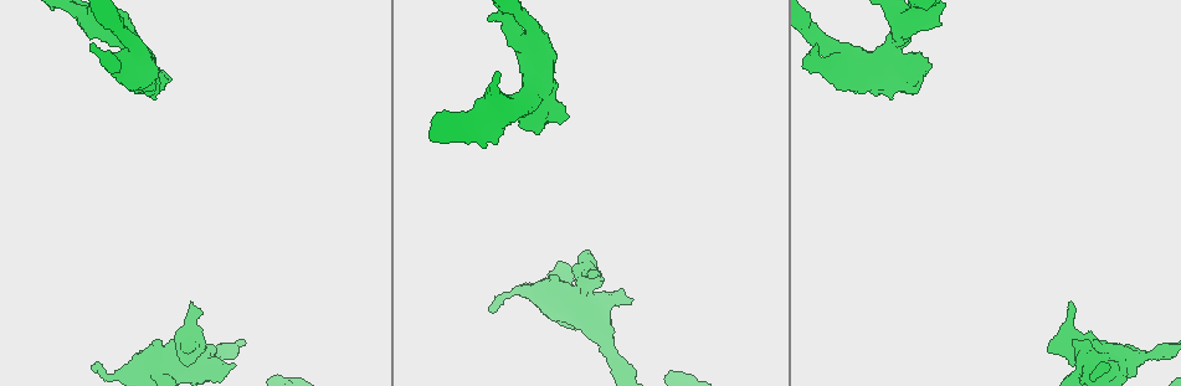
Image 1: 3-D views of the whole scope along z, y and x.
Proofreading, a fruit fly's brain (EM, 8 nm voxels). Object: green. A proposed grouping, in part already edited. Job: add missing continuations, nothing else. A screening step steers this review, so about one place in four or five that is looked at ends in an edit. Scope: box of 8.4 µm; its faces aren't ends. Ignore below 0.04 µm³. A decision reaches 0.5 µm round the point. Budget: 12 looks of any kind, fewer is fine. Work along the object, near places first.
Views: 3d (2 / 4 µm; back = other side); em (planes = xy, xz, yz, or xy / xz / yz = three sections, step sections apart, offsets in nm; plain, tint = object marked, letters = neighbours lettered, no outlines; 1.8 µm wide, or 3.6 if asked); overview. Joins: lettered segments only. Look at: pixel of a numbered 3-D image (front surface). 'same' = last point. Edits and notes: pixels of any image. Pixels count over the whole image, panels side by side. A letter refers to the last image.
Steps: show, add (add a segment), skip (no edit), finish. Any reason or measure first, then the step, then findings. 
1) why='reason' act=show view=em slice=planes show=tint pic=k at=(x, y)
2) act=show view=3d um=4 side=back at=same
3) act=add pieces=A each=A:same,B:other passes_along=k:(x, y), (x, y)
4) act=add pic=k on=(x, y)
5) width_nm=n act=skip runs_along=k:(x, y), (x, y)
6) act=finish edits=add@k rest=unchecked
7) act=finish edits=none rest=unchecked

why='stops while still wide' act=show view=3d um=4 pic=1 at=(495, 143)

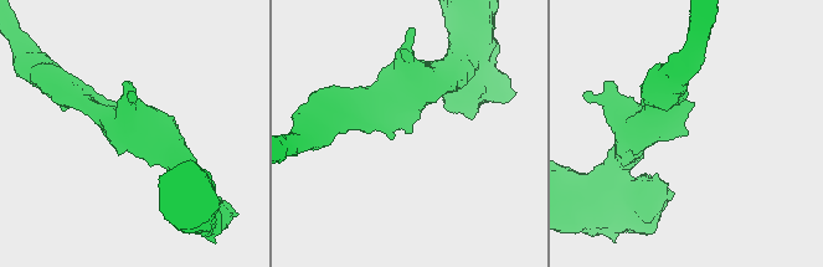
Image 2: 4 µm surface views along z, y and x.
why='need the tissue' act=show view=em um=3.6 slice=xz step=4 show=letters pic=2 at=(409, 131)

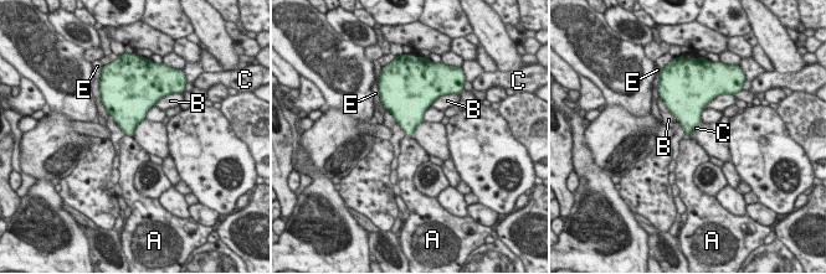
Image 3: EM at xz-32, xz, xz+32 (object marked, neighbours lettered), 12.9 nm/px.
act=show view=em um=3.6 slice=planes show=letters at=same

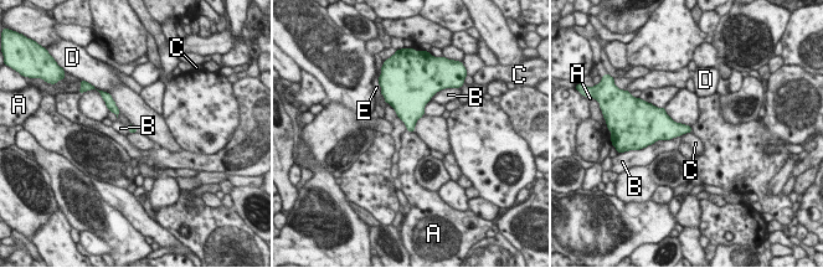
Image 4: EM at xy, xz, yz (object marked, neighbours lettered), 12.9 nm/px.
act=skip each=A:other,B:other,C:other,D:other,E:other border=4:(406, 130), (413, 133) found='no lettered segment goes on from it'

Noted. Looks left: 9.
why='an open end' act=show view=3d um=2 pic=1 at=(89, 46)

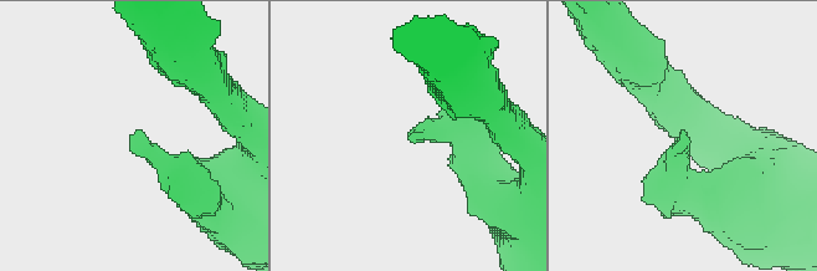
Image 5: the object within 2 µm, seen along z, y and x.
act=show view=em slice=planes show=plain pic=5 at=(414, 137)

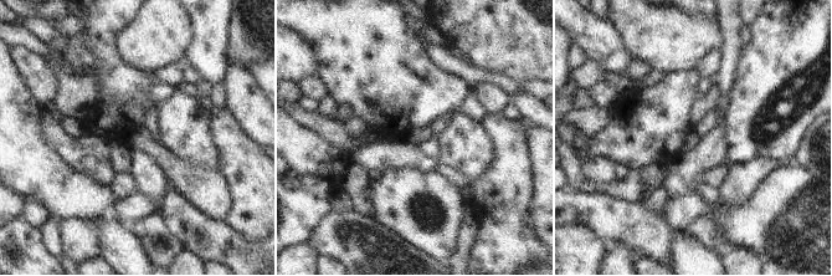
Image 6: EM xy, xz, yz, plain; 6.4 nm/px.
act=show view=em slice=planes show=letters at=same

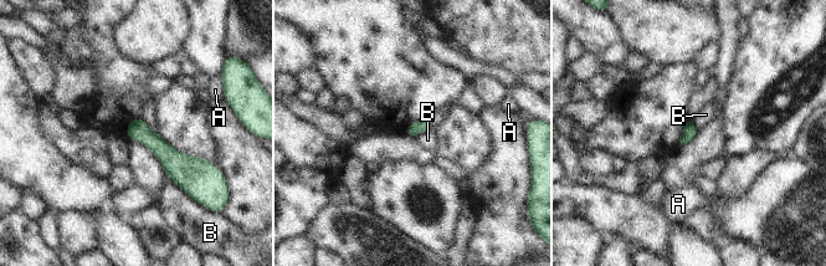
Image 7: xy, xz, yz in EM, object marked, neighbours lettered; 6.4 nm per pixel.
act=skip each=A:other,B:other runs_along=7:(132, 124), (180, 168), (198, 168) found='no lettered segment goes on from it'

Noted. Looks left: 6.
why='thick end' act=show view=em slice=xz step=4 show=letters pic=1 at=(193, 304)

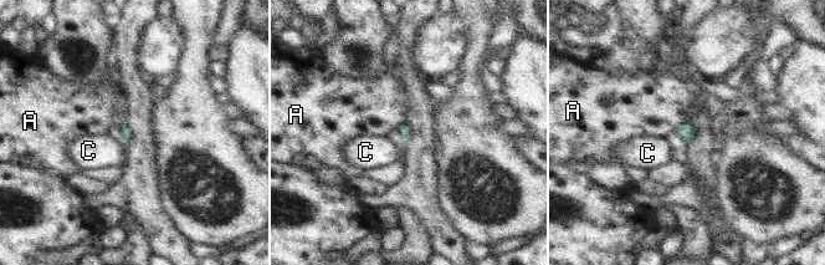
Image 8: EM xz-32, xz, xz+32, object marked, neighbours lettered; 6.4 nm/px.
why='cut it another way' act=show view=em slice=xy step=4 show=letters at=same

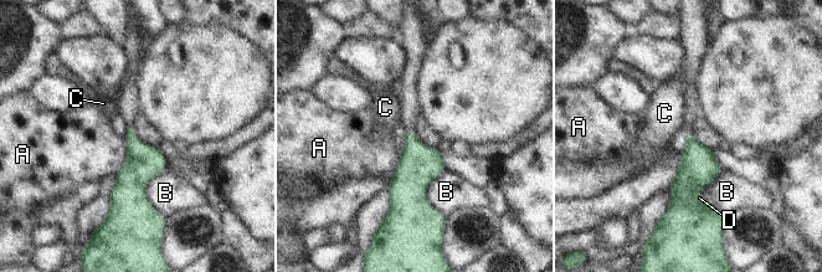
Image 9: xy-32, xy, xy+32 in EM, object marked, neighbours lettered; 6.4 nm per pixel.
act=skip each=A:other,B:other,C:other,D:other border=9:(126, 134), (126, 159), (116, 174) found='none of them fits'

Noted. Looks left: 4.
why='branch stops here' act=show view=em slice=planes show=letters pic=1 at=(1107, 365)

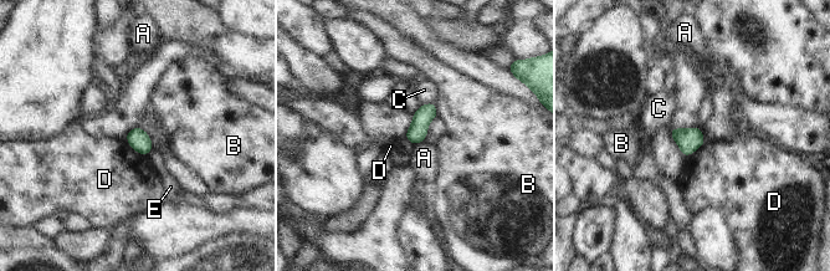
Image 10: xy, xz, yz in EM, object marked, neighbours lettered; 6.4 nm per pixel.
act=skip each=A:other,B:other,C:other,D:other,E:other border=10:(702, 131), (702, 137), (706, 141) found='no lettered segment goes on from it'

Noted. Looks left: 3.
act=finish edits=none rest=unchecked

